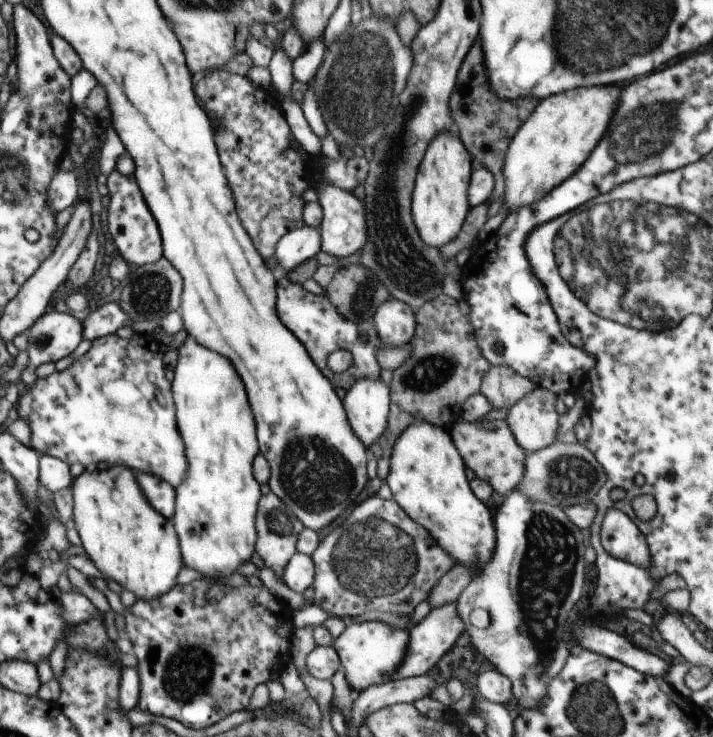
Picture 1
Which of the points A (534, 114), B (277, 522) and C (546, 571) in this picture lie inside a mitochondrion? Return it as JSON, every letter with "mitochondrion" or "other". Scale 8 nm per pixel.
{"A":"other","B":"mitochondrion","C":"mitochondrion"}

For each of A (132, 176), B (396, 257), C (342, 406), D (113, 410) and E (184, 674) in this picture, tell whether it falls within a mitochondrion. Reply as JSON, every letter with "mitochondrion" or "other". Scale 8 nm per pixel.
{"A":"other","B":"mitochondrion","C":"other","D":"mitochondrion","E":"mitochondrion"}

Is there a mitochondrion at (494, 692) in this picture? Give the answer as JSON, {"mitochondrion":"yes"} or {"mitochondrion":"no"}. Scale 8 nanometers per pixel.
{"mitochondrion":"no"}

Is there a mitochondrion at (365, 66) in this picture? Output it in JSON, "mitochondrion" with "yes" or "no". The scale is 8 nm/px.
{"mitochondrion":"yes"}

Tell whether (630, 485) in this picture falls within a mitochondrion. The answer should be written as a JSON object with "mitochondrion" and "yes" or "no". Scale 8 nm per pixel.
{"mitochondrion":"no"}

